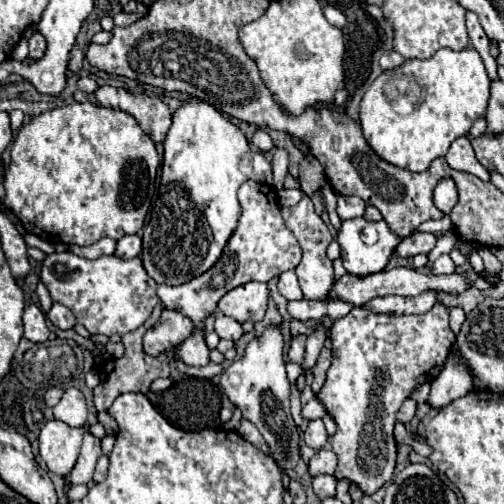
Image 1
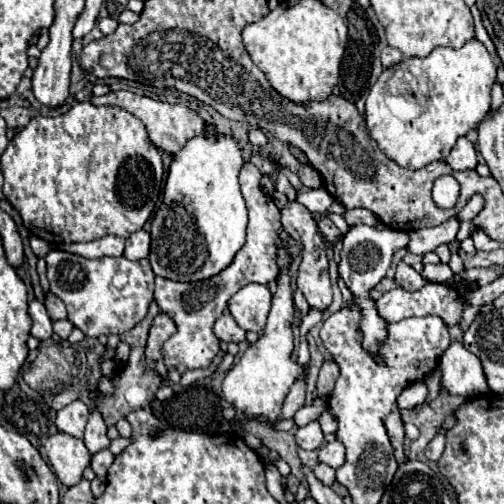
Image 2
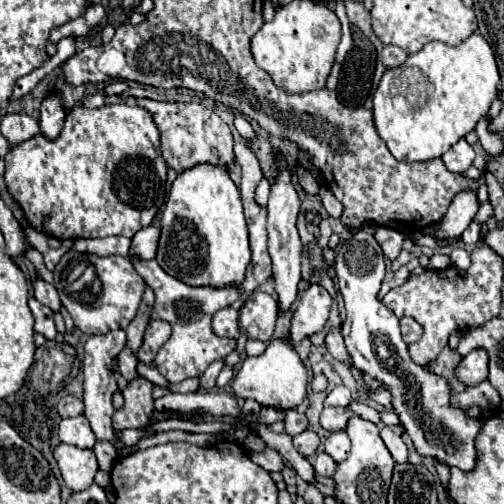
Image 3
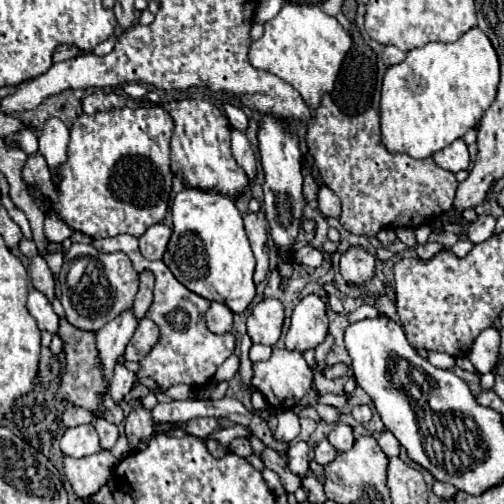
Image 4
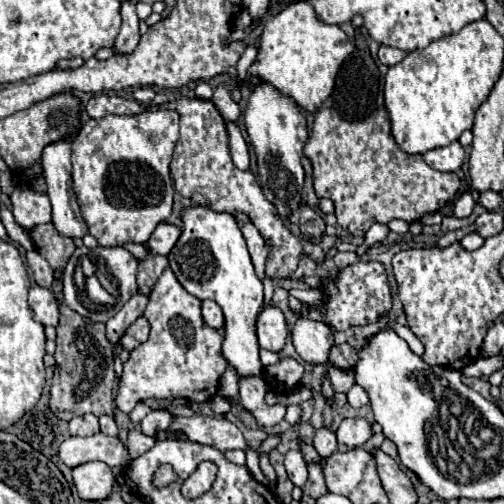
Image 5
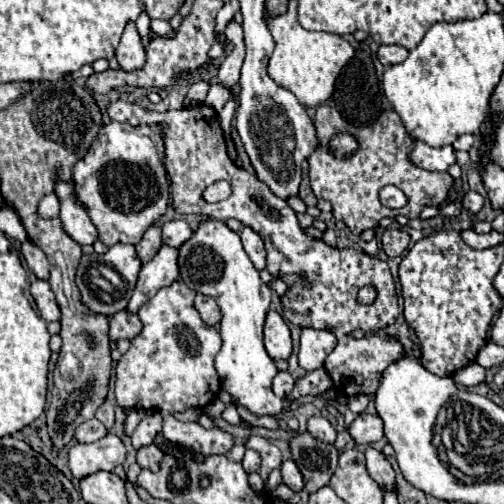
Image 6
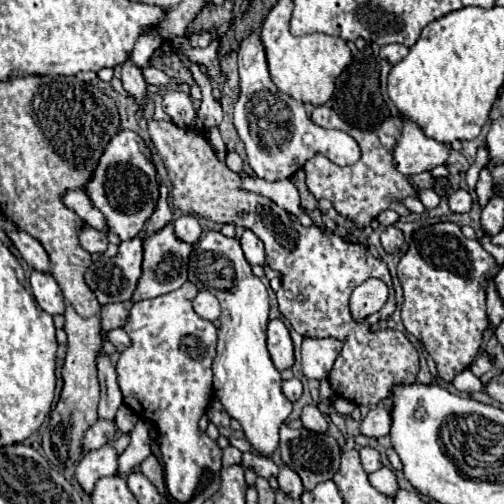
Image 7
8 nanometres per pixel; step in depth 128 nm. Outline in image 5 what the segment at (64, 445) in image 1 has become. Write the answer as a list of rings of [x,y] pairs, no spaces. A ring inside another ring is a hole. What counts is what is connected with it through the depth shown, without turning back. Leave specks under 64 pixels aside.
[[[88,462],[72,470],[72,478],[82,500],[106,500],[114,492],[112,470],[104,462]]]

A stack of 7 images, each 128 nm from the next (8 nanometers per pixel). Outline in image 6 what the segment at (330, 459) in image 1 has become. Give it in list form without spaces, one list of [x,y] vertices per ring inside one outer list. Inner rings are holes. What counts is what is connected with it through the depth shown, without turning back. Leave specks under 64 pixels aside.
[[[364,412],[356,416],[348,432],[358,444],[372,444],[384,436],[384,422],[380,420],[380,416]]]

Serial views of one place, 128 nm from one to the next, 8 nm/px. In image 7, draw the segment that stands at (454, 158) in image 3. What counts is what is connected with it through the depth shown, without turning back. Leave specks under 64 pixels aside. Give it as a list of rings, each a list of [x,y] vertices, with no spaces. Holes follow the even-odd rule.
[[[404,116],[402,122],[404,126],[400,140],[396,142],[396,148],[392,148],[392,162],[398,172],[414,176],[434,166],[446,164],[448,146],[424,136],[422,128],[414,120]]]

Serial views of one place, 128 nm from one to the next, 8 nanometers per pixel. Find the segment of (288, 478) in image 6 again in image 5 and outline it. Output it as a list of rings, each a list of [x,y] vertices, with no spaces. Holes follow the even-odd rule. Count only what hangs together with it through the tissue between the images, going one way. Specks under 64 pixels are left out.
[[[290,450],[290,452],[284,456],[284,466],[286,466],[288,478],[292,480],[292,484],[302,488],[302,486],[306,484],[308,470],[306,470],[306,462],[304,462],[300,450]]]

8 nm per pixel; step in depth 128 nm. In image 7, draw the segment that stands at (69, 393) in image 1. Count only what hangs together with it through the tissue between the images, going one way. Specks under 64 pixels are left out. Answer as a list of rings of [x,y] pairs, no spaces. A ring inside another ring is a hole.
[[[108,444],[98,450],[86,452],[76,468],[76,480],[88,496],[92,494],[96,480],[104,476],[116,476],[116,474],[118,474],[118,454]]]

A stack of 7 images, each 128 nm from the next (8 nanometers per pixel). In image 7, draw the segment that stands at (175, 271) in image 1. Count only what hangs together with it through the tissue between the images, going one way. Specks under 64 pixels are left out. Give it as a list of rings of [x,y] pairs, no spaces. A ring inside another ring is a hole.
[[[206,232],[196,244],[190,254],[188,264],[188,280],[194,282],[198,278],[198,288],[212,292],[222,306],[220,316],[220,330],[218,330],[218,354],[214,358],[212,370],[214,370],[214,390],[224,406],[224,410],[230,414],[230,418],[238,420],[246,440],[250,446],[264,458],[272,458],[274,450],[278,448],[278,430],[292,412],[292,402],[282,394],[272,390],[270,392],[270,354],[266,348],[266,326],[268,326],[268,290],[262,284],[258,276],[252,274],[250,264],[244,260],[244,252],[240,248],[240,242],[236,238],[226,238],[220,232]],[[254,370],[266,370],[254,378]],[[272,418],[272,420],[270,420]]]

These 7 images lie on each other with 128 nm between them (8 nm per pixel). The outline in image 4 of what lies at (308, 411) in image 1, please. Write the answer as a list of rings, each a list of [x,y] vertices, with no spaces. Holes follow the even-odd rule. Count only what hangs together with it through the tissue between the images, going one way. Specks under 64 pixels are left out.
[[[280,410],[276,414],[276,418],[278,418],[278,428],[274,430],[276,440],[280,440],[280,442],[292,442],[298,436],[298,432],[300,432],[298,416],[292,410]]]

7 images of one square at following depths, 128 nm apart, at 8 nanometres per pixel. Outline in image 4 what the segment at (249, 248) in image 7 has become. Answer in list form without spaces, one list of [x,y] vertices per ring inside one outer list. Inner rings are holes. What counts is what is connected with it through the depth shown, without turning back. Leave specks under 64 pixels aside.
[[[262,212],[258,214],[246,214],[244,216],[244,228],[256,258],[256,274],[254,274],[254,282],[260,284],[266,274],[268,274],[268,256],[270,256],[270,246],[268,244],[268,234],[266,234],[266,218]]]

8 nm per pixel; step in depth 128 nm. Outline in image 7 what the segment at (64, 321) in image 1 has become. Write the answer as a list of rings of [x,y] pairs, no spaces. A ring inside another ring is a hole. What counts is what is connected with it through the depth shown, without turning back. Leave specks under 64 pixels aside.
[[[10,230],[6,234],[12,240],[12,244],[16,246],[16,250],[22,254],[22,258],[26,260],[28,266],[32,266],[38,272],[48,272],[50,258],[48,258],[44,246],[36,238],[32,238],[30,234],[26,234],[22,230]]]

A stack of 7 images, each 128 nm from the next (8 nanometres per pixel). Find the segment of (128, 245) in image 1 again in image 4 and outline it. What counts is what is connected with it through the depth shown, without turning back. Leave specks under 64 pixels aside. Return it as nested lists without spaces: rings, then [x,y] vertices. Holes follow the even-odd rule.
[[[166,224],[150,226],[144,236],[140,236],[140,252],[148,260],[162,260],[168,240],[172,236],[172,228]]]

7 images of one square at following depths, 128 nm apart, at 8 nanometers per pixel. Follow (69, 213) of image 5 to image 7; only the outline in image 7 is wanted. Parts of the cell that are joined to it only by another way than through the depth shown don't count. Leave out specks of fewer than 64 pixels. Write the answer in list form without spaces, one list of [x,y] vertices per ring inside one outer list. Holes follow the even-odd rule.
[[[84,228],[80,232],[80,246],[90,254],[104,254],[108,248],[108,240],[104,232],[98,232],[94,228]]]

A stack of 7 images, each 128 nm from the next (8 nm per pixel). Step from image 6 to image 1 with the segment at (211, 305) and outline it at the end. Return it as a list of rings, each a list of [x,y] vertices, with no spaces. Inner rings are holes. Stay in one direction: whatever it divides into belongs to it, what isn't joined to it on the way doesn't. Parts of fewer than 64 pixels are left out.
[[[218,314],[216,316],[216,324],[214,324],[214,330],[220,338],[226,338],[226,340],[238,340],[244,332],[242,332],[242,326],[234,320],[234,318],[228,318],[224,314]]]

